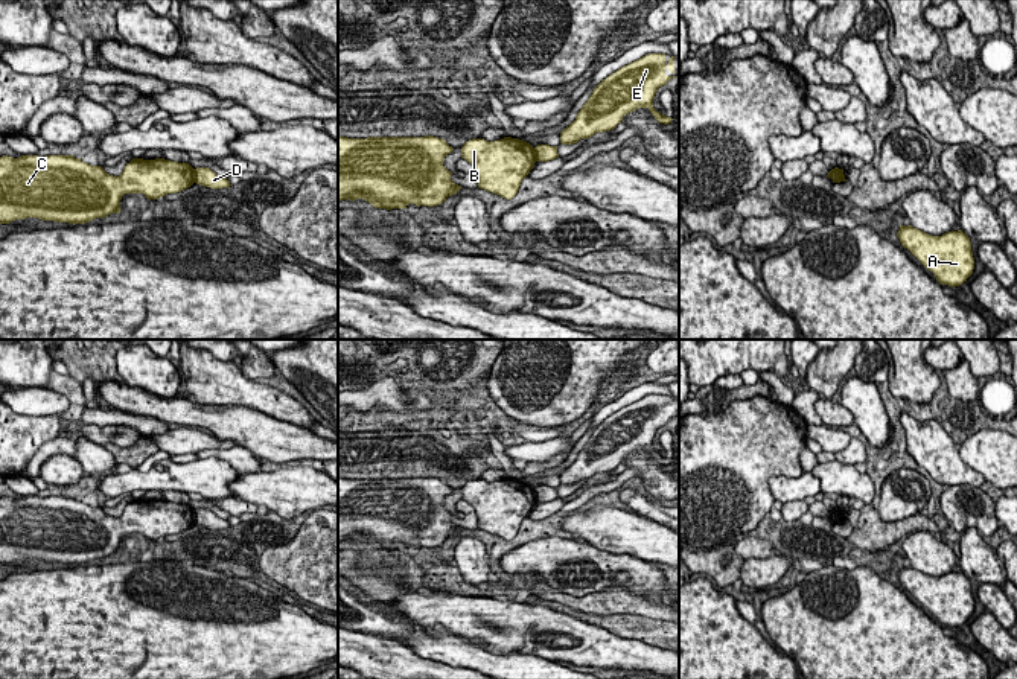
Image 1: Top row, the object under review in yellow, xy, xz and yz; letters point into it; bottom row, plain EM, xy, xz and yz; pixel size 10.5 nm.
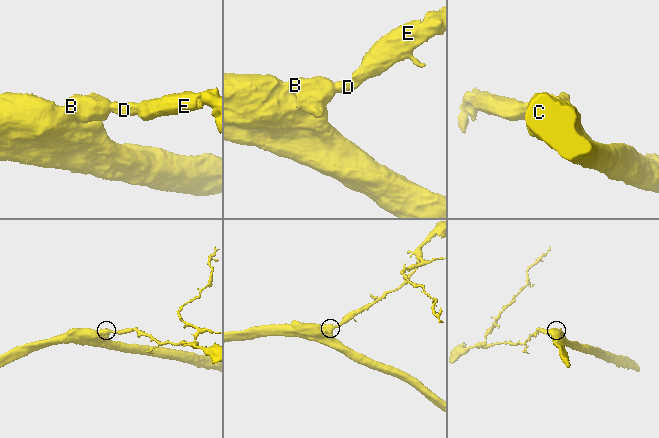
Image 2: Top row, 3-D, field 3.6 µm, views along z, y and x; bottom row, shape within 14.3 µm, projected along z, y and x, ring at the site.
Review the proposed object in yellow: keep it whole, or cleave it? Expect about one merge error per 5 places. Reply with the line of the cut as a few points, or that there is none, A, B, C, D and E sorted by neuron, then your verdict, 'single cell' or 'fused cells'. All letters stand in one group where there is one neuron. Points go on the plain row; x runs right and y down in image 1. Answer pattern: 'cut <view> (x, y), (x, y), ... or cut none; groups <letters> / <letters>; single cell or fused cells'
cut xy (195, 510), (194, 522); groups A B C / D E; fused cells

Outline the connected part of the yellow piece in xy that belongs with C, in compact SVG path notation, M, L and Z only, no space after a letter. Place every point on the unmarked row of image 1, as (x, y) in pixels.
M73 496L0 498L0 565L15 560L85 565L120 554L125 534L158 540L190 528L195 510L164 499L132 499L119 518Z

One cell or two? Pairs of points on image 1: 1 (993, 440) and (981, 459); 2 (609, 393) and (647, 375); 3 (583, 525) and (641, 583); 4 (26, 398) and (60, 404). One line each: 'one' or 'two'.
1: one
2: one
3: two
4: one

